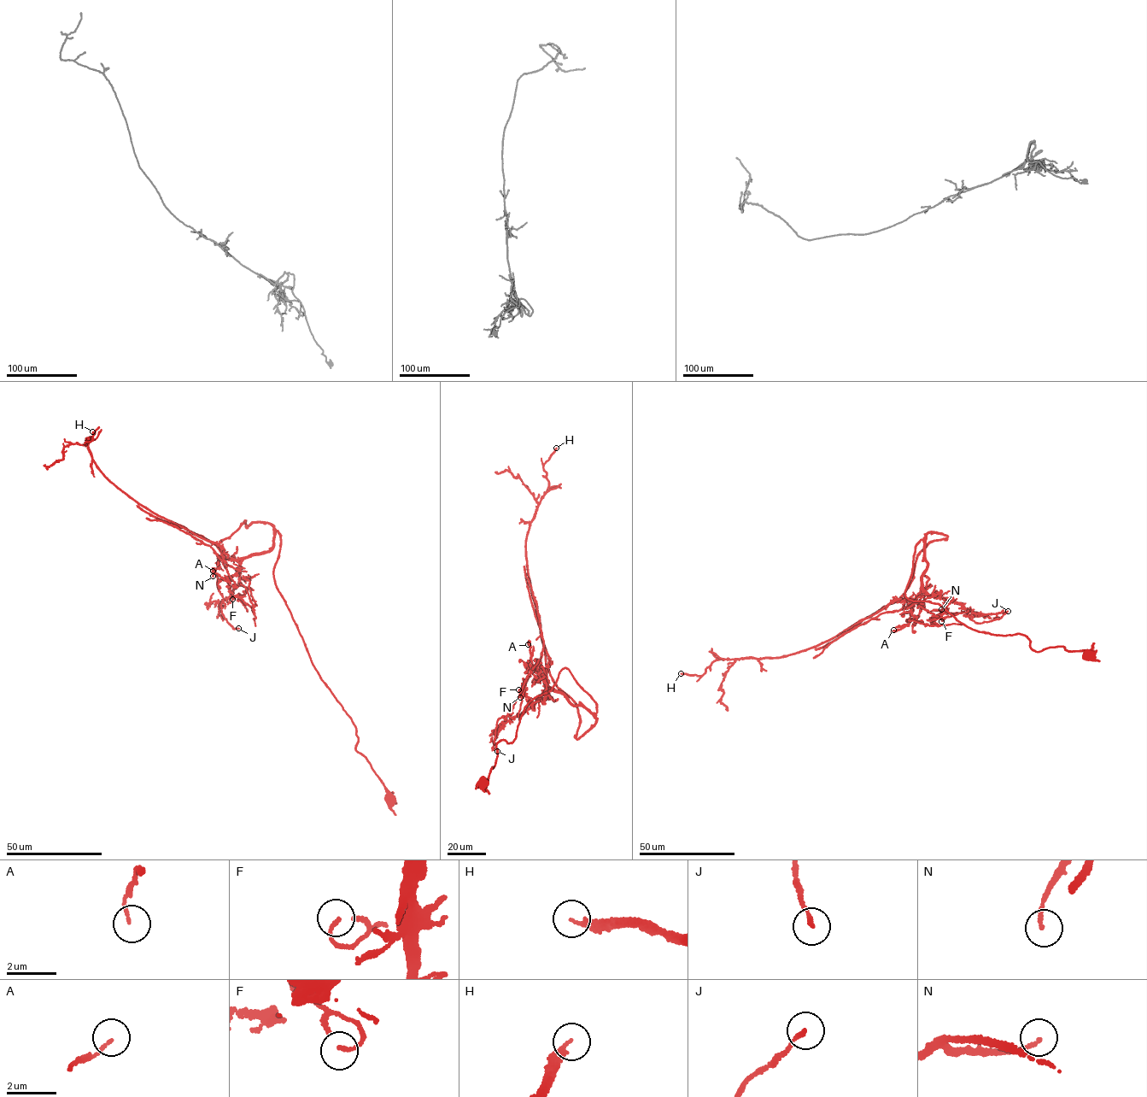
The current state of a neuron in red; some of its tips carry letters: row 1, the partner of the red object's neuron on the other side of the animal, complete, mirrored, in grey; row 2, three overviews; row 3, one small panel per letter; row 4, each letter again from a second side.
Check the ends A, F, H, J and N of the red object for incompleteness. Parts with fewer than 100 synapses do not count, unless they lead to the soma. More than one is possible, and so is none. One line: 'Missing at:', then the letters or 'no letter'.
Missing at: no letter

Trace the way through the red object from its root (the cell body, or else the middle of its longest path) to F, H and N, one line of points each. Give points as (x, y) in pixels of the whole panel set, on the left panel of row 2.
F: (389, 799), (355, 749), (351, 719), (315, 668), (275, 585), (278, 531), (271, 549), (242, 562), (232, 599)
H: (389, 799), (275, 585), (280, 533), (270, 550), (225, 558), (104, 476), (87, 448), (92, 431)
N: (389, 799), (275, 585), (280, 533), (243, 559), (229, 597), (213, 576)

